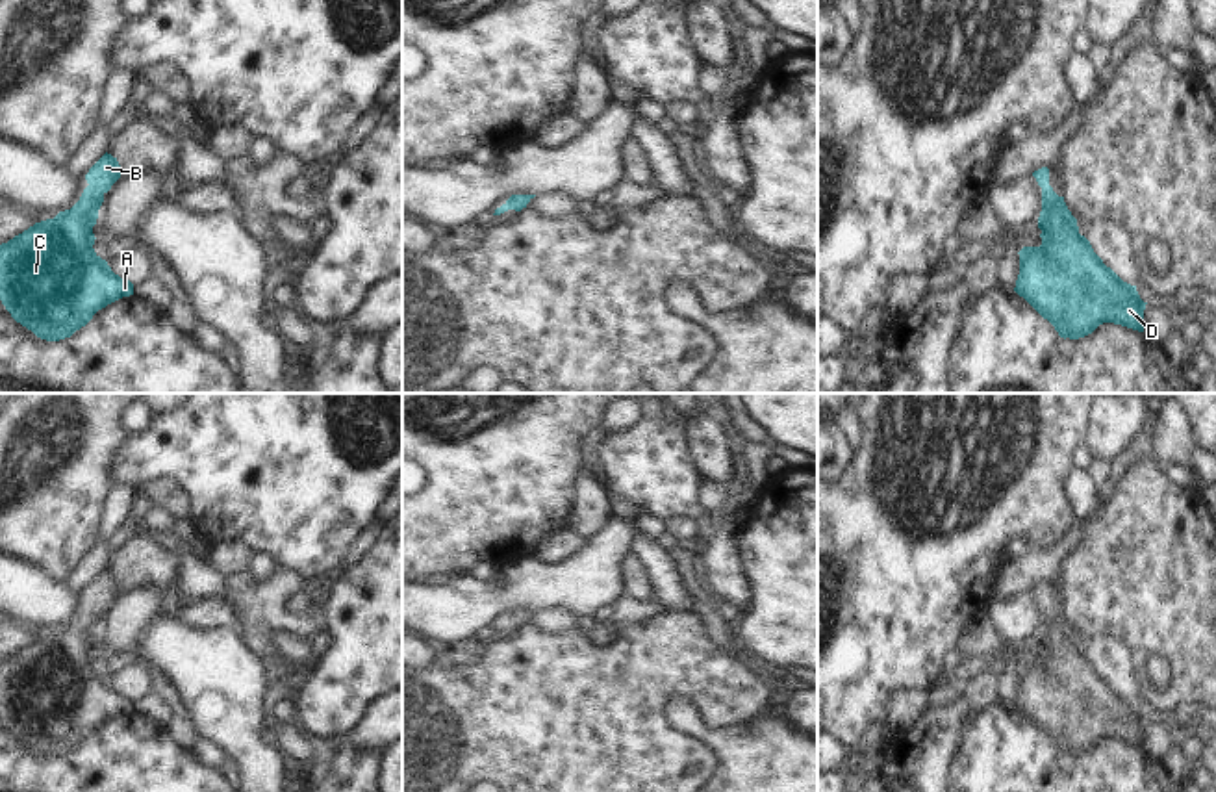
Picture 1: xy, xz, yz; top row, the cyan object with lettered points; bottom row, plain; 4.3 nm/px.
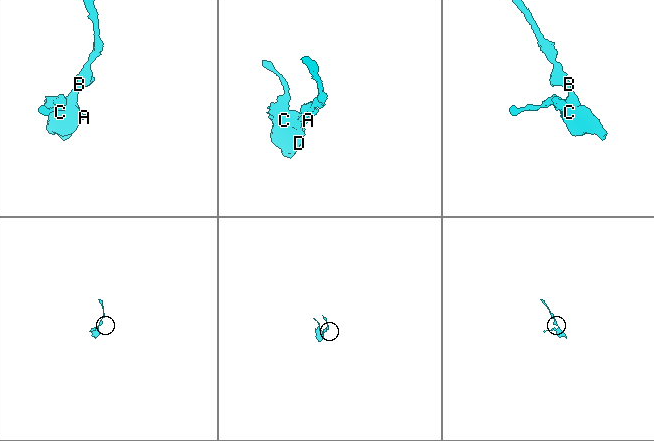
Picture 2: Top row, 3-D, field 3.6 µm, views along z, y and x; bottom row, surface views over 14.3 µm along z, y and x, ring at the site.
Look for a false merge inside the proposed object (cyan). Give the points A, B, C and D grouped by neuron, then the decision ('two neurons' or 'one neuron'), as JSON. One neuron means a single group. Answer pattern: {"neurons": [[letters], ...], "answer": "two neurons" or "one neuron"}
{"neurons": [["A", "B", "C", "D"]], "answer": "one neuron"}

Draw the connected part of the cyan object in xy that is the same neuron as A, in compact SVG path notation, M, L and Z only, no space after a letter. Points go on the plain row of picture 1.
M104 569L85 590L87 603L80 616L54 634L35 638L22 649L0 660L0 716L11 733L46 757L70 753L108 720L133 710L133 699L120 694L102 675L93 660L93 642L104 610L120 594L120 581Z

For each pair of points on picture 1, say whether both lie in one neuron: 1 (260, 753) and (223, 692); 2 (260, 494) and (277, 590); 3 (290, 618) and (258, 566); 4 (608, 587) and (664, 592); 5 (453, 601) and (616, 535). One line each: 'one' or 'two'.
1: one
2: two
3: two
4: two
5: one

